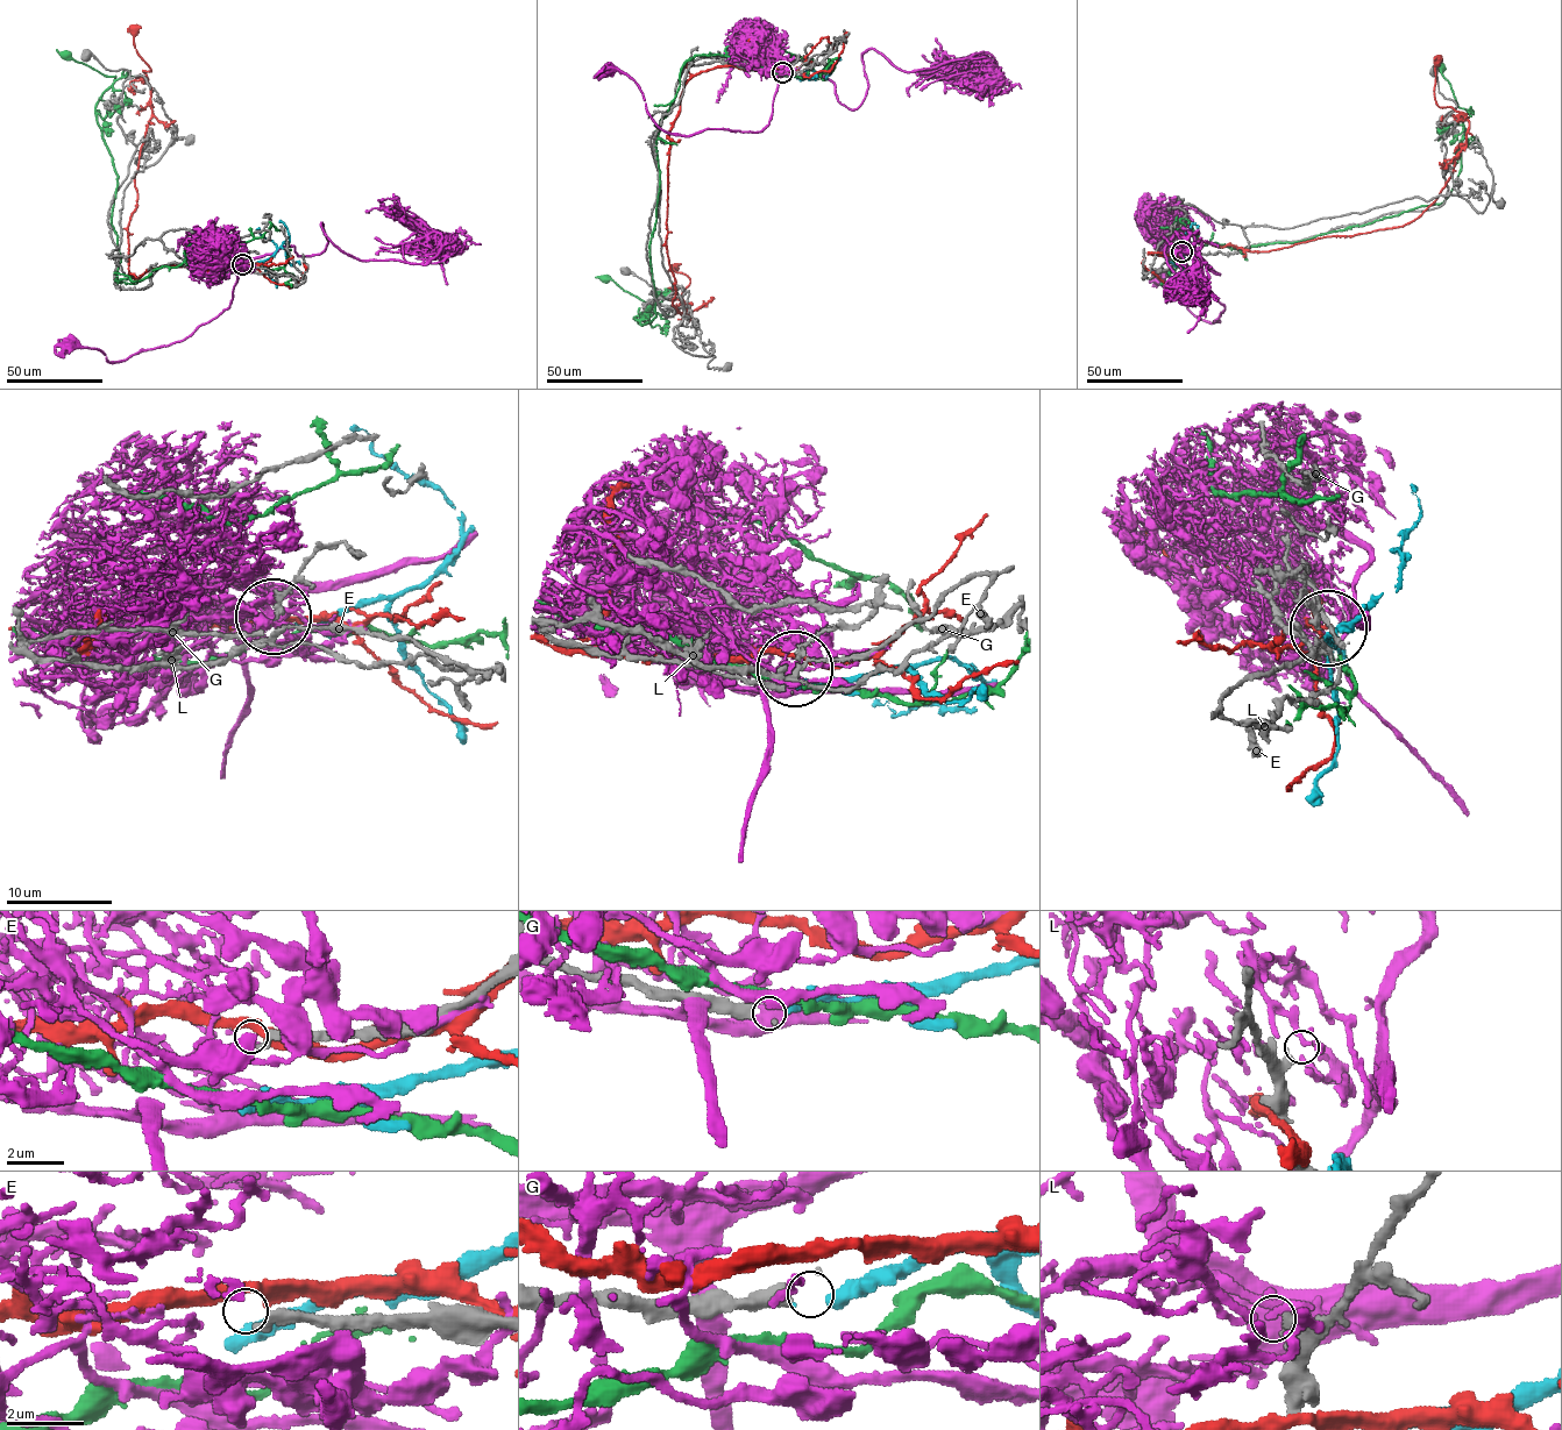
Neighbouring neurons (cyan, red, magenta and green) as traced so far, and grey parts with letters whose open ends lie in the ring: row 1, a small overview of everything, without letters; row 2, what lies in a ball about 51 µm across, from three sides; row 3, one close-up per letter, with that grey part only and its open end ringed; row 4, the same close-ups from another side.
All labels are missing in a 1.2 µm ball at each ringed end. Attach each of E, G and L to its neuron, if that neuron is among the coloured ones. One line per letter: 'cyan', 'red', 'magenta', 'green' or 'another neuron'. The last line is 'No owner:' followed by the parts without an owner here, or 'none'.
E: another neuron
G: cyan
L: another neuron
No owner: E, L

